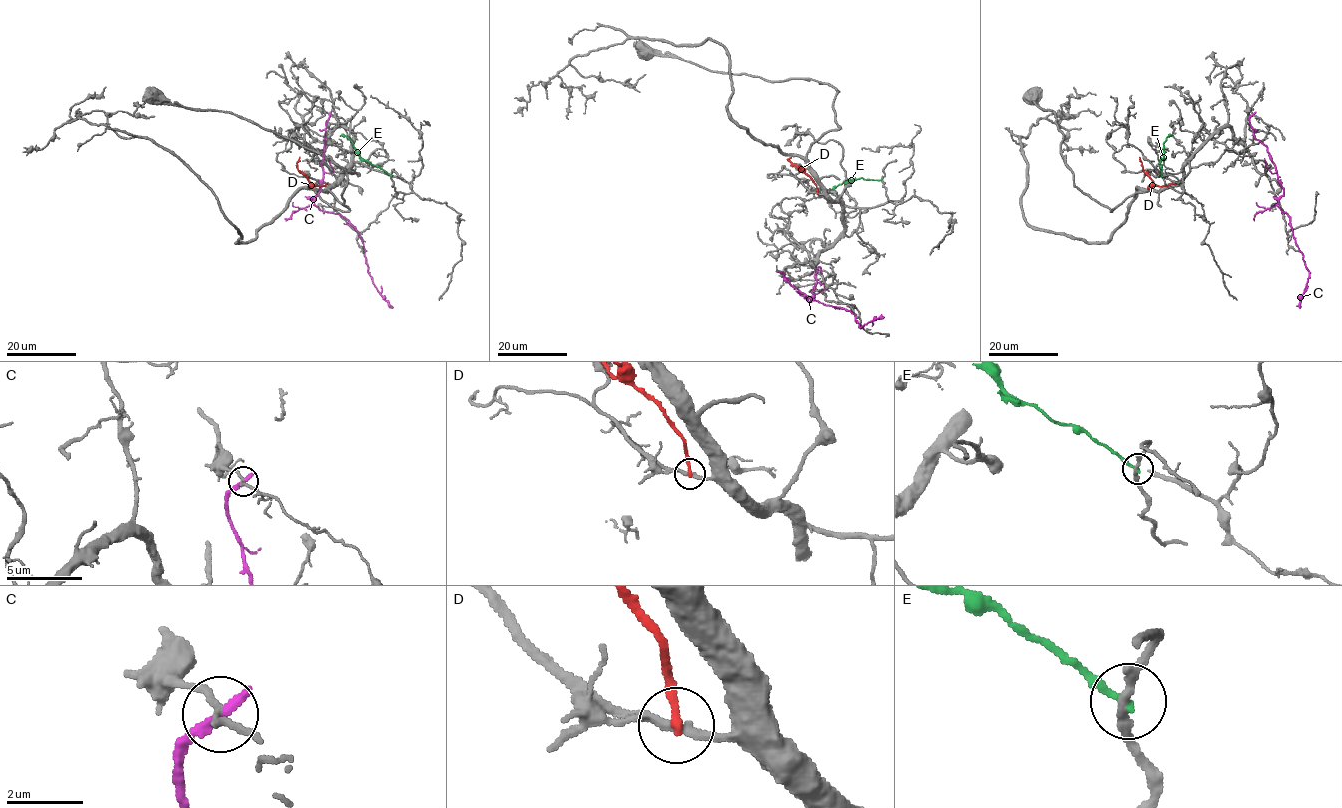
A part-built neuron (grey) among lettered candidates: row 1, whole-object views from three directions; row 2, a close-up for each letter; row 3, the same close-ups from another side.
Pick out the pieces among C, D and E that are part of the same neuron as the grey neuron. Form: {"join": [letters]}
{"join": []}

